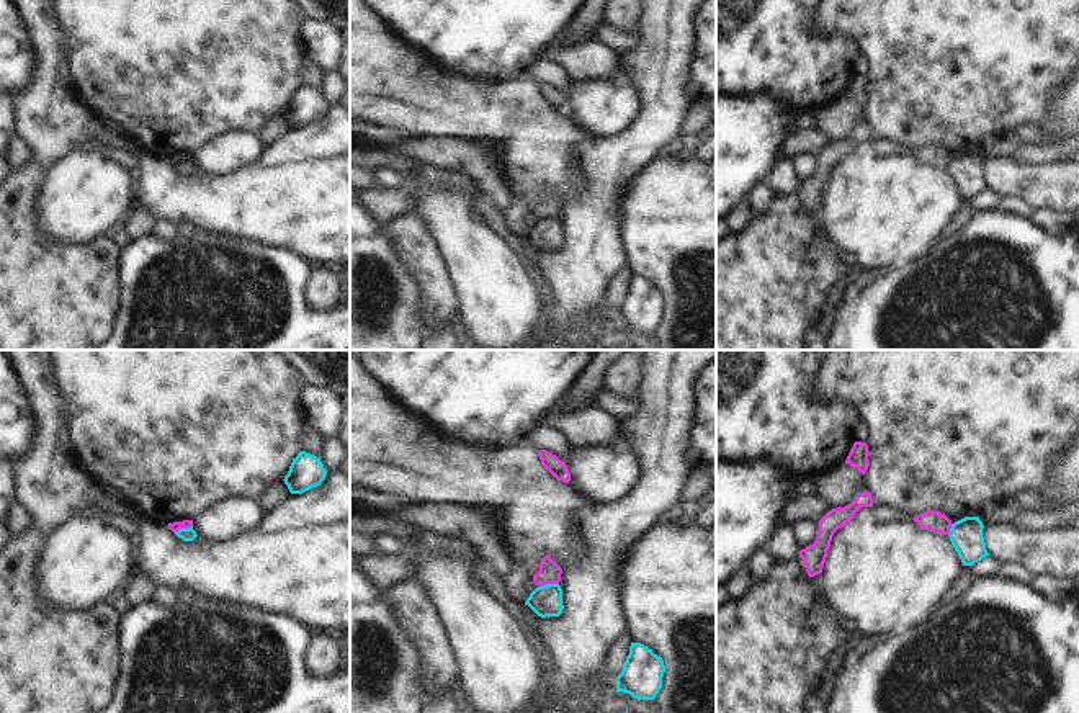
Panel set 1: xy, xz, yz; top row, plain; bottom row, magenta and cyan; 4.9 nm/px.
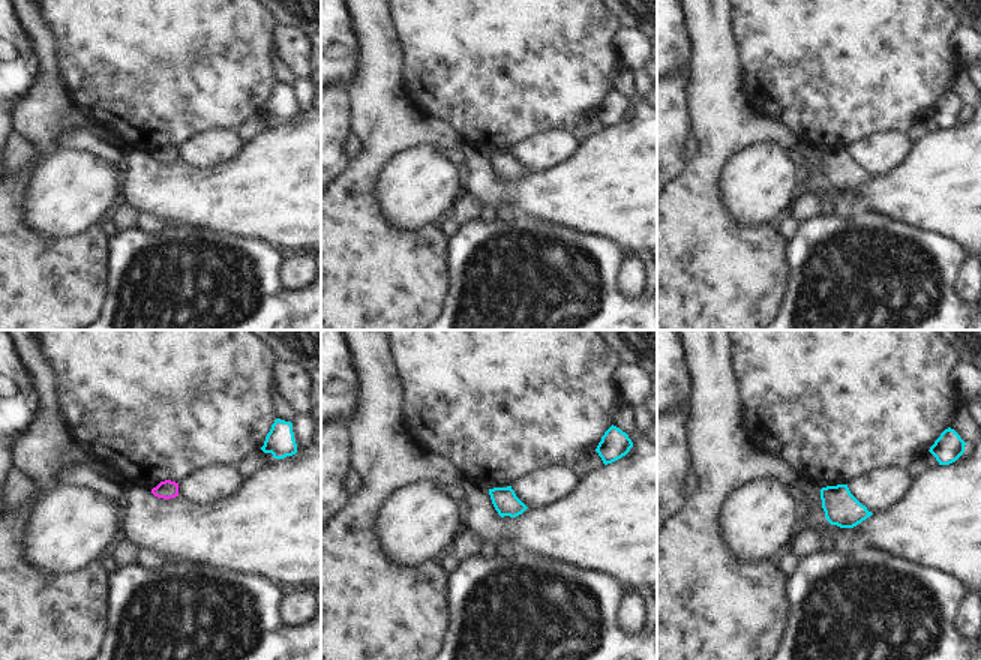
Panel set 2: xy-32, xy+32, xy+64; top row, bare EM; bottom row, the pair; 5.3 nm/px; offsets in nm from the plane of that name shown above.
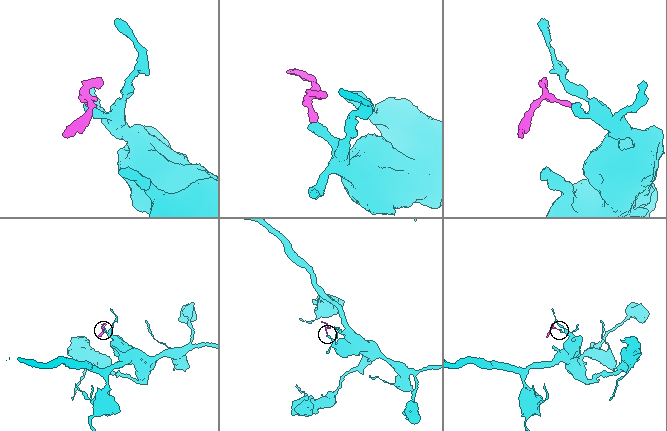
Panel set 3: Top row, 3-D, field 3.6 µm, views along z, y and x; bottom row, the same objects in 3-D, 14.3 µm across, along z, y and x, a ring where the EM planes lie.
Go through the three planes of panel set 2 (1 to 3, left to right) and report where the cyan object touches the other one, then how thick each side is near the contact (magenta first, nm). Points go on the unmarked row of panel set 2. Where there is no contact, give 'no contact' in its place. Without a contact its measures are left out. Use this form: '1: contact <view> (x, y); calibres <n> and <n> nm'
1: no contact
2: no contact
3: no contact

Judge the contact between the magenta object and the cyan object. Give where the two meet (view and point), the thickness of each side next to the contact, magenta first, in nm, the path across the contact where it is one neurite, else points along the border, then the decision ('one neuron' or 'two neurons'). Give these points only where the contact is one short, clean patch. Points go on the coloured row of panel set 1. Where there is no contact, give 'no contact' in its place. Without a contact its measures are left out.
xz (548, 582) | 110/160 nm | along xz (558, 582), (538, 587) | two neurons

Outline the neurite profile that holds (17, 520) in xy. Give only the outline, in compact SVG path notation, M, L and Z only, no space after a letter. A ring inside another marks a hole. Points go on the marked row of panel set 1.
M16 500L8 505L5 515L5 528L10 538L25 533L31 527L31 517L28 510Z

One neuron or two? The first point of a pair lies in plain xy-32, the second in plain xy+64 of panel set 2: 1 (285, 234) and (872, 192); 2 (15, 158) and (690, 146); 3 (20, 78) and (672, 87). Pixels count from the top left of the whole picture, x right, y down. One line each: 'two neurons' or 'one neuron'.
1: one neuron
2: one neuron
3: two neurons

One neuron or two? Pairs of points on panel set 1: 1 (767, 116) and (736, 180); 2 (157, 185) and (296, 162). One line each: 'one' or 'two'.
1: one
2: one

